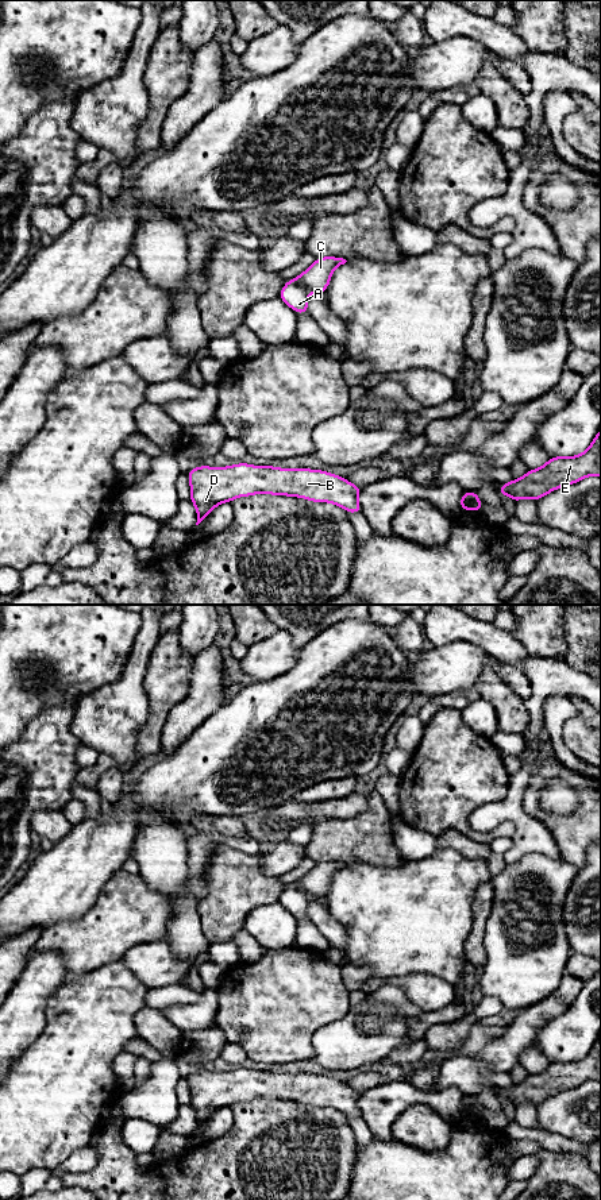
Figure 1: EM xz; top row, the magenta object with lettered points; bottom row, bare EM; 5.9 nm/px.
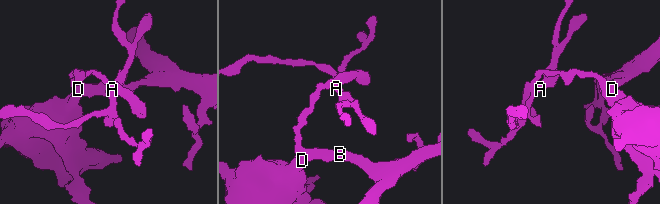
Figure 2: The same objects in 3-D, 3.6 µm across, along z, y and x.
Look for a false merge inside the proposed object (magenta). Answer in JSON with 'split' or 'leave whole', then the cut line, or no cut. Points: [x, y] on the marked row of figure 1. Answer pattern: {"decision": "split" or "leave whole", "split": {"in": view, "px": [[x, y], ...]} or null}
{"decision": "split", "split": {"in": "xz", "px": [[292, 280], [309, 290]]}}

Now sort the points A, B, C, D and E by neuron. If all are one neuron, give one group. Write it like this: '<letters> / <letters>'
A / B C D E

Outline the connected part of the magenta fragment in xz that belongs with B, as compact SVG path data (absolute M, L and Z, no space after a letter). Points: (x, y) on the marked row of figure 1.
M238 463L228 467L200 466L186 474L190 482L190 501L197 512L196 525L217 505L253 494L331 502L348 513L361 513L358 494L362 487L327 471Z

